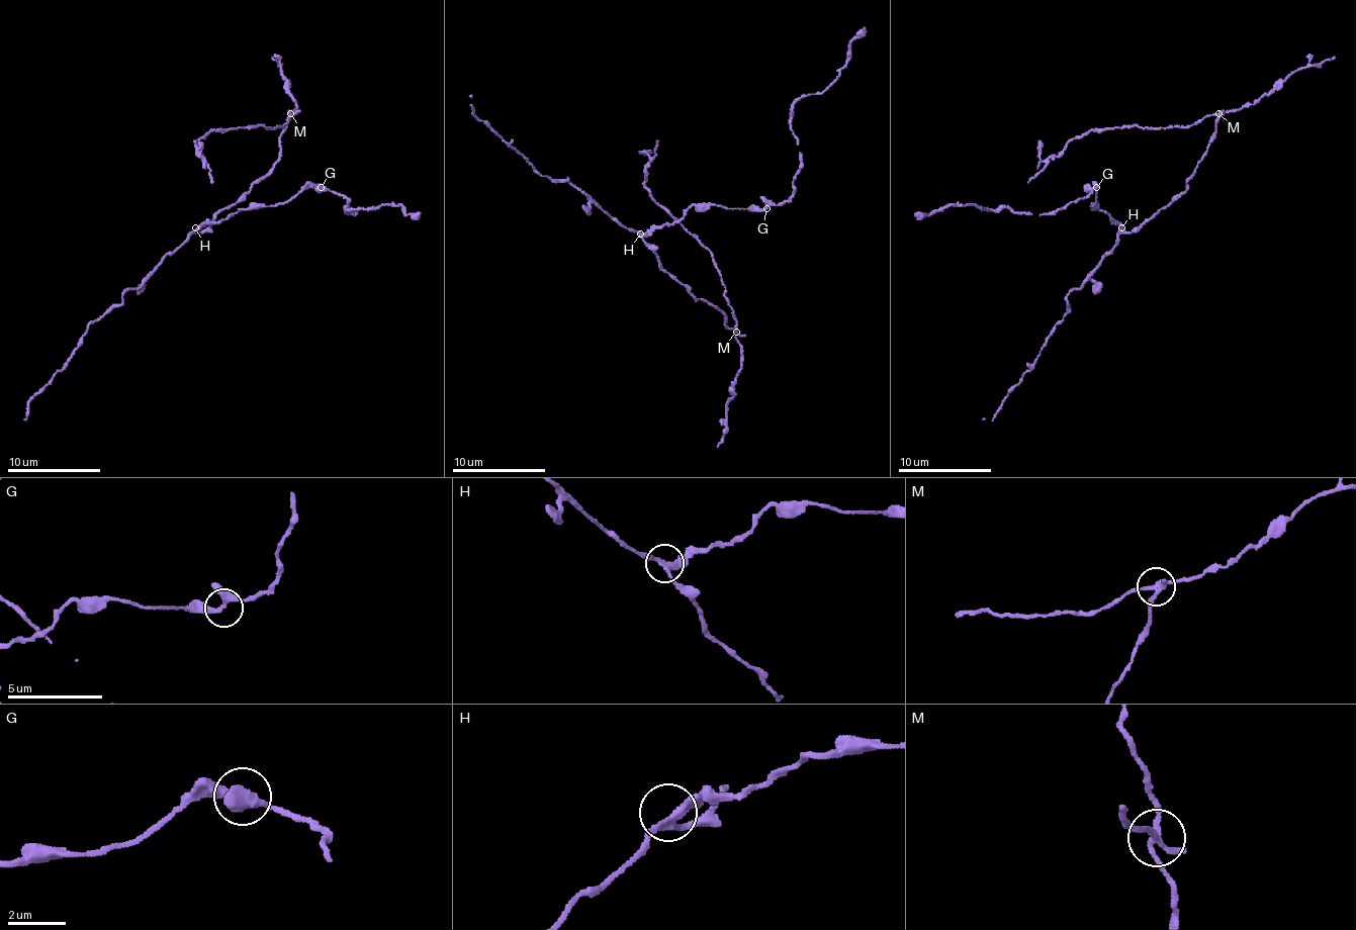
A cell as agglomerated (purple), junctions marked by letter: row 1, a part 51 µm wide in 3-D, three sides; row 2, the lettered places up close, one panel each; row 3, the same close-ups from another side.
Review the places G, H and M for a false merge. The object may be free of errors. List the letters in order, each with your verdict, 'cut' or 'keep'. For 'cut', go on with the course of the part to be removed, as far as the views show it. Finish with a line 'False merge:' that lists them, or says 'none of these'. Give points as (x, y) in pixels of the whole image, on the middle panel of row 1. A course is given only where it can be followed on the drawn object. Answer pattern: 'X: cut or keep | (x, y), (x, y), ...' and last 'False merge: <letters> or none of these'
G: keep
H: keep
M: cut | (736, 332), (736, 317), (713, 255), (657, 203), (645, 182), (645, 166), (654, 154), (657, 140)
False merge: M

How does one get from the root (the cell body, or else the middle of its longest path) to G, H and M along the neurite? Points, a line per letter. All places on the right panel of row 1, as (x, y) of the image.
G: (1140, 225), (1127, 233), (1107, 213), (1093, 209), (1095, 188)
H: (1140, 225), (1131, 233), (1121, 227)
M: (1140, 225), (1168, 206), (1186, 188), (1186, 179), (1203, 158), (1219, 113)

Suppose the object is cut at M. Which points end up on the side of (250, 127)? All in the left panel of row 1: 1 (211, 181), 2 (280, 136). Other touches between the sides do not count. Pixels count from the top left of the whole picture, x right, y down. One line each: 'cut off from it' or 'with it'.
1: with it
2: cut off from it

